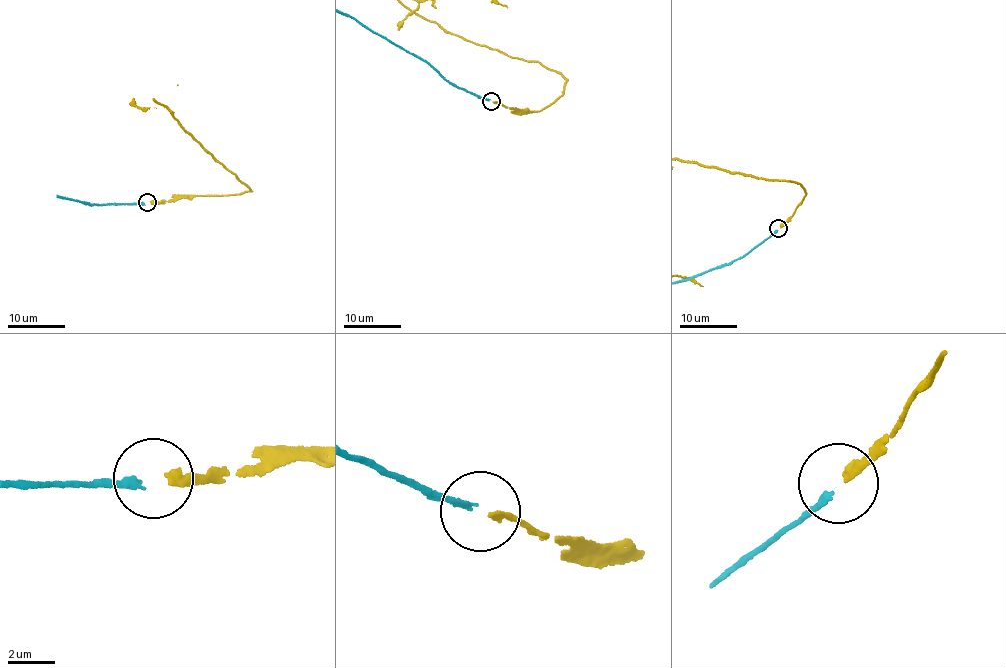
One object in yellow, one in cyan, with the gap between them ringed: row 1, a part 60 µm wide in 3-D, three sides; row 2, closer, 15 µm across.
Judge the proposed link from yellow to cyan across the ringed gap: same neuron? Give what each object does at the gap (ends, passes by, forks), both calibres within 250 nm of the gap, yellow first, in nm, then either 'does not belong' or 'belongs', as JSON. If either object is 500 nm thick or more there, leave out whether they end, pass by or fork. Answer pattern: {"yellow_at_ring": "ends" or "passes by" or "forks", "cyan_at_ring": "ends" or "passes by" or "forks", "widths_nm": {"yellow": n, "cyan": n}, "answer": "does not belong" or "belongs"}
{"yellow_at_ring": "ends", "cyan_at_ring": "ends", "widths_nm": {"yellow": 280, "cyan": 260}, "answer": "belongs"}

